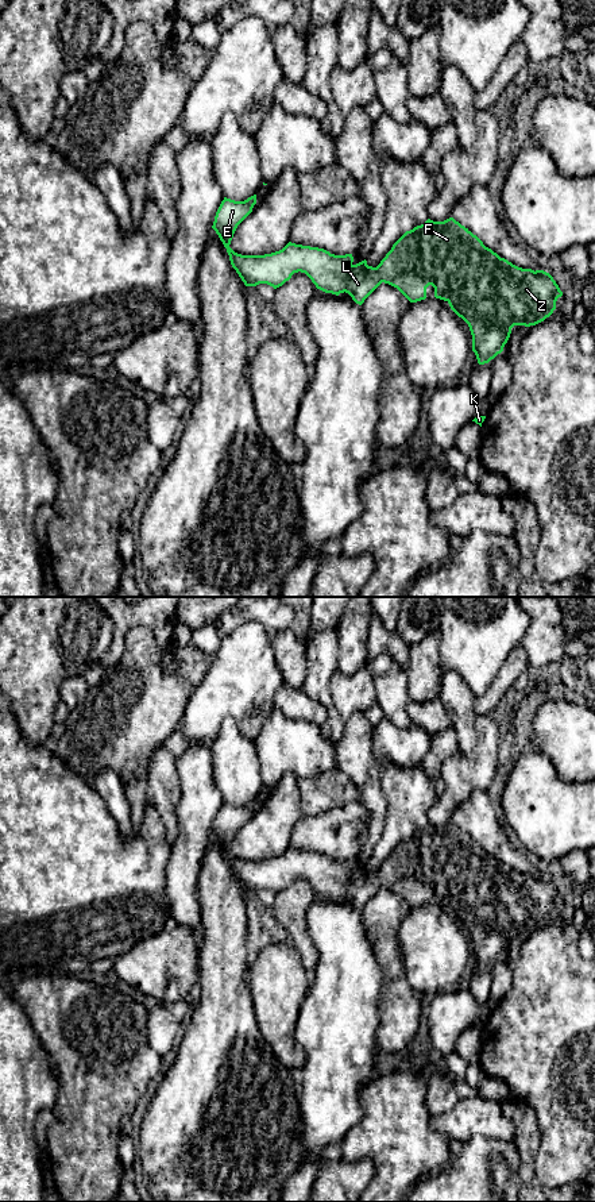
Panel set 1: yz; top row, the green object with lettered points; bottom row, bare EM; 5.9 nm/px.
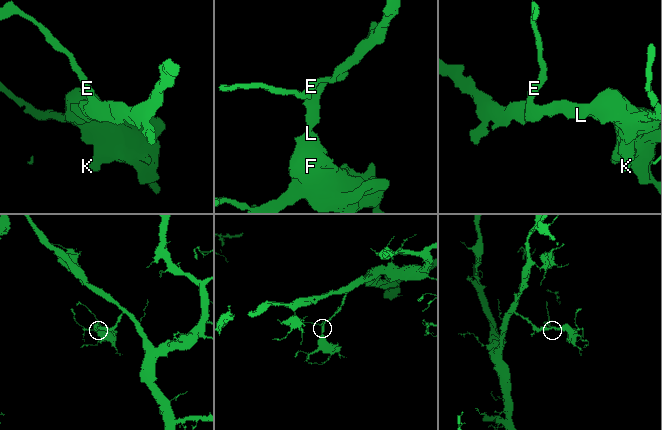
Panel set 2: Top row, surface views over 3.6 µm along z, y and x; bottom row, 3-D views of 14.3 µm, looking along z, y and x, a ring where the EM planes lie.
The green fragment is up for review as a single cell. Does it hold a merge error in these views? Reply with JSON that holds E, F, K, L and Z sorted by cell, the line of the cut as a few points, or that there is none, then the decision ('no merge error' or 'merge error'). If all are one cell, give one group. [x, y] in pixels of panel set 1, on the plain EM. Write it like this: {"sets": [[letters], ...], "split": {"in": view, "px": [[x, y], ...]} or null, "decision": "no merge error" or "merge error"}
{"sets": [["E", "F", "K", "L", "Z"]], "split": null, "decision": "no merge error"}

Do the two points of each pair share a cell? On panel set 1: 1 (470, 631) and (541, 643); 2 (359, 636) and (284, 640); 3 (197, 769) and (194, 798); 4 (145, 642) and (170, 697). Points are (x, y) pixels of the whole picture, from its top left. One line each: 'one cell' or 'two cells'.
1: two cells
2: two cells
3: one cell
4: one cell

